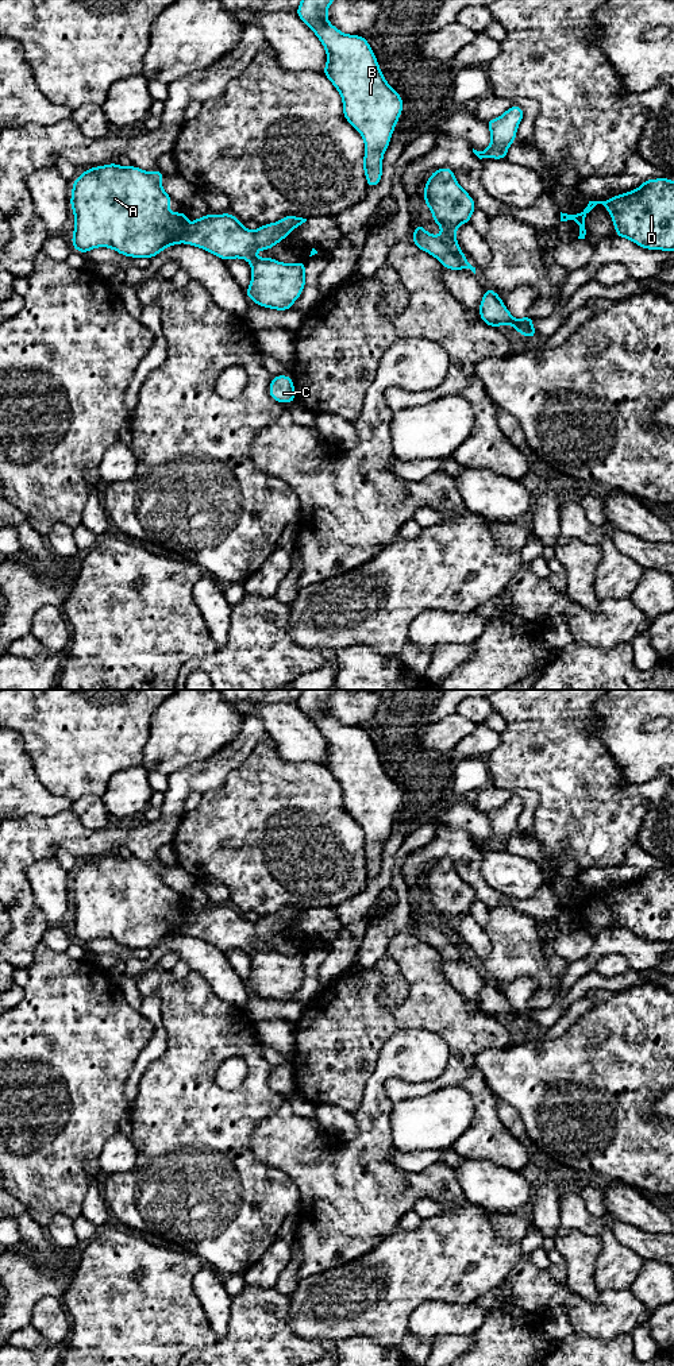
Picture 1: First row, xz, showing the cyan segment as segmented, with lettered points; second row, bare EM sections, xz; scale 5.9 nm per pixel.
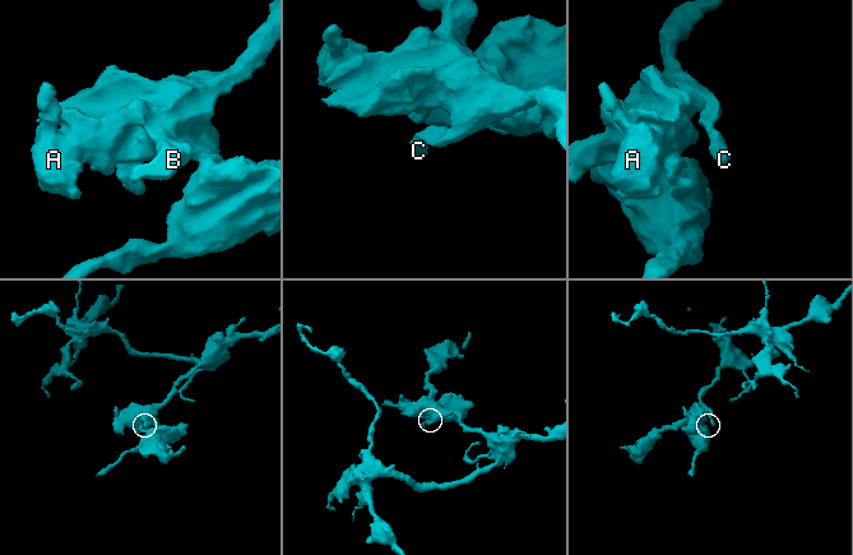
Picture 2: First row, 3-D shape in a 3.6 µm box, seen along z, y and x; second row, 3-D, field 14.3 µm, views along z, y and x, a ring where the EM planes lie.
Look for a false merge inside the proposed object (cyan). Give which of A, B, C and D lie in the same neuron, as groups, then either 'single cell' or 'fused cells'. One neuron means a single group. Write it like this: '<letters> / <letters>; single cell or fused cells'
A B C / D; fused cells

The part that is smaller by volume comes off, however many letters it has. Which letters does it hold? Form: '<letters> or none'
D

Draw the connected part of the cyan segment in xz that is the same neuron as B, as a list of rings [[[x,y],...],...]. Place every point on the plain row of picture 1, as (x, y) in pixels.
[[[301,690],[296,706],[320,730],[327,744],[321,763],[343,792],[344,810],[365,833],[362,860],[367,879],[382,869],[384,844],[403,803],[404,791],[386,773],[365,728],[348,726],[328,713],[327,702],[335,690]]]

